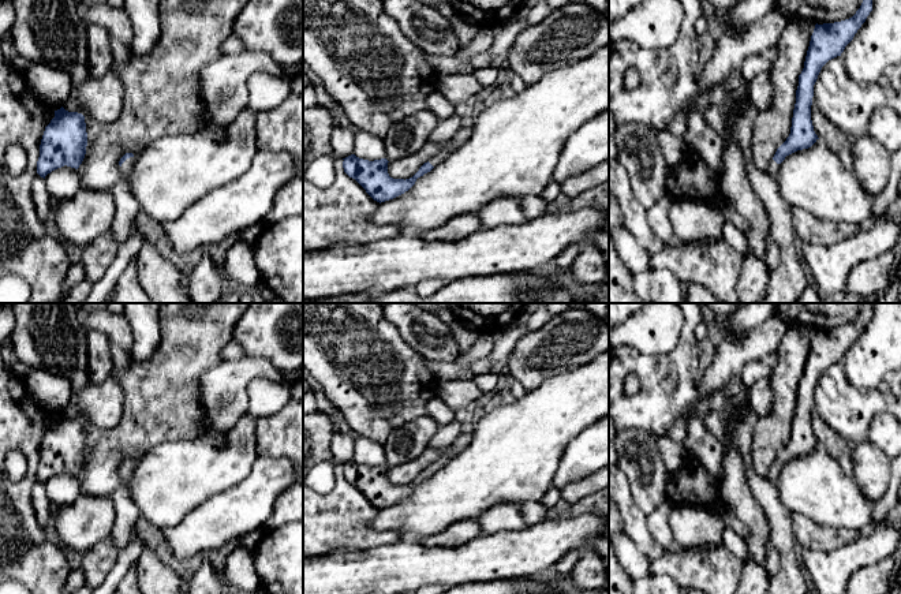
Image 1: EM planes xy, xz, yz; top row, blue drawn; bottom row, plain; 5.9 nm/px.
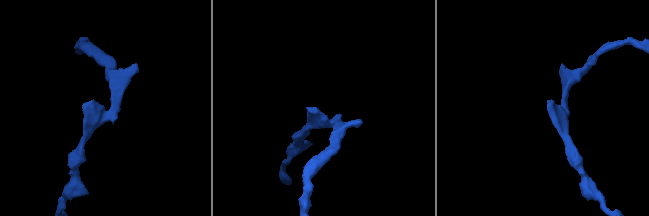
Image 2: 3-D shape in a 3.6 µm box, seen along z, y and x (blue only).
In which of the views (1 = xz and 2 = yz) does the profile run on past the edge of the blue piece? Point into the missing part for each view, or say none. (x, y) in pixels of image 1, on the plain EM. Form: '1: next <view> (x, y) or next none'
1: next xz (442, 460)
2: next yz (773, 473)

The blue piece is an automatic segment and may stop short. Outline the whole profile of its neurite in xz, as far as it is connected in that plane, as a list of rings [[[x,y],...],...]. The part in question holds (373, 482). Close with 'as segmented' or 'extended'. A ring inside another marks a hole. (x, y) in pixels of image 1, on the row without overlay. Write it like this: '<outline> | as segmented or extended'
[[[455,452],[441,456],[438,460],[425,468],[419,477],[410,485],[393,485],[388,479],[388,466],[363,466],[351,460],[343,464],[344,478],[355,485],[366,498],[377,508],[385,508],[393,505],[405,497],[408,497],[418,483],[430,478],[434,472],[442,468],[452,457]]] | extended

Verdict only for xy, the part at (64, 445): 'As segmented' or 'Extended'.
As segmented

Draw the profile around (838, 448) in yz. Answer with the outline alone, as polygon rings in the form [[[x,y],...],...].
[[[812,410],[811,426],[814,437],[819,445],[822,445],[829,455],[840,464],[844,472],[852,475],[850,451],[852,445],[831,427],[829,427]]]

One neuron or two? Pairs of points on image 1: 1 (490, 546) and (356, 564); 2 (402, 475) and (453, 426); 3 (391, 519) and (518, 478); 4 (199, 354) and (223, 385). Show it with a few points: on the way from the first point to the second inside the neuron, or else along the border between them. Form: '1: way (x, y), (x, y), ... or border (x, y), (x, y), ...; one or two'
1: way (458, 564), (389, 564); one
2: border (460, 433), (447, 447), (429, 447); two
3: way (422, 514), (474, 479), (486, 478); one
4: border (223, 359), (199, 377), (198, 398); two

